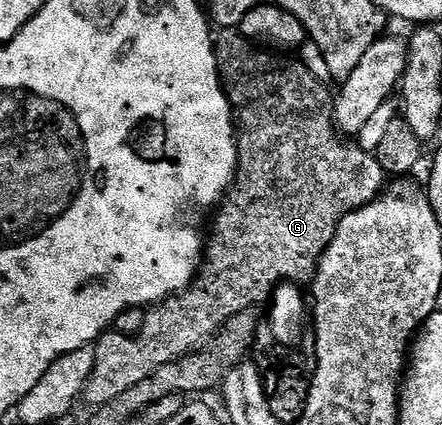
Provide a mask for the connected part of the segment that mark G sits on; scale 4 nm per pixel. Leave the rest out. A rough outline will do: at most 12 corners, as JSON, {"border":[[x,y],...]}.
{"border":[[214,38],[238,171],[187,290],[93,343],[90,408],[201,350],[383,193],[297,57]]}

